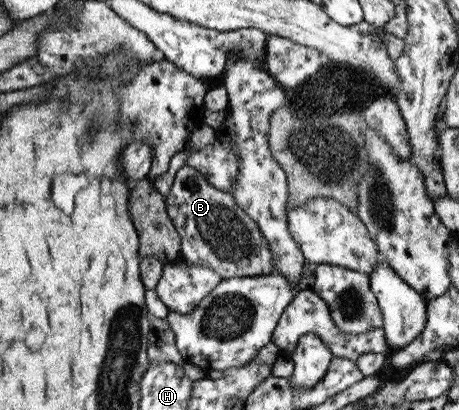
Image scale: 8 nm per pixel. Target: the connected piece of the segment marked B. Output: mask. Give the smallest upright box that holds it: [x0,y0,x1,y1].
[165,167,275,279]

